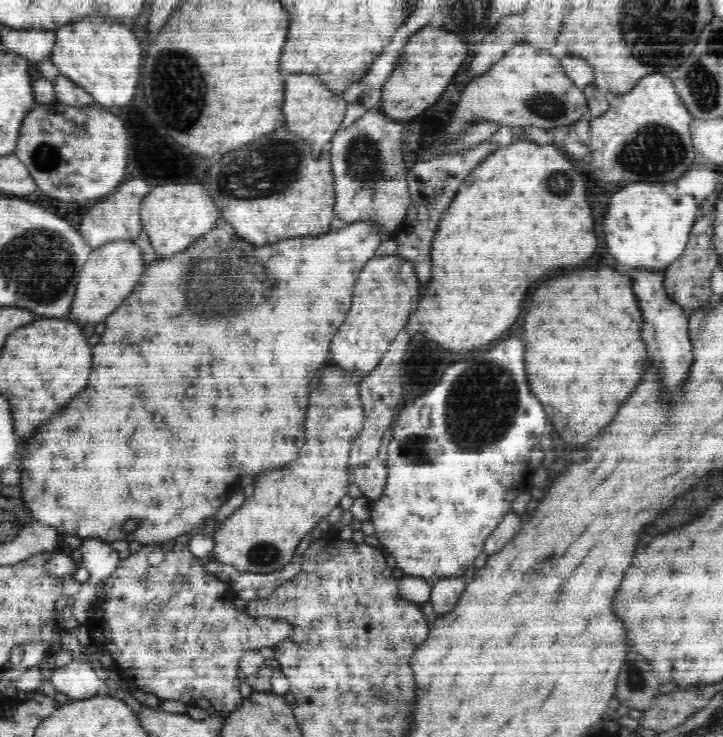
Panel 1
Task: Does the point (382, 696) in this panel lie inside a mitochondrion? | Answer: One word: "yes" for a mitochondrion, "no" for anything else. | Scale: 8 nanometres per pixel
yes

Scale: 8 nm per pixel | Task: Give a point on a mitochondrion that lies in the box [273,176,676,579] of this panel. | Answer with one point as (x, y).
(483, 401)

